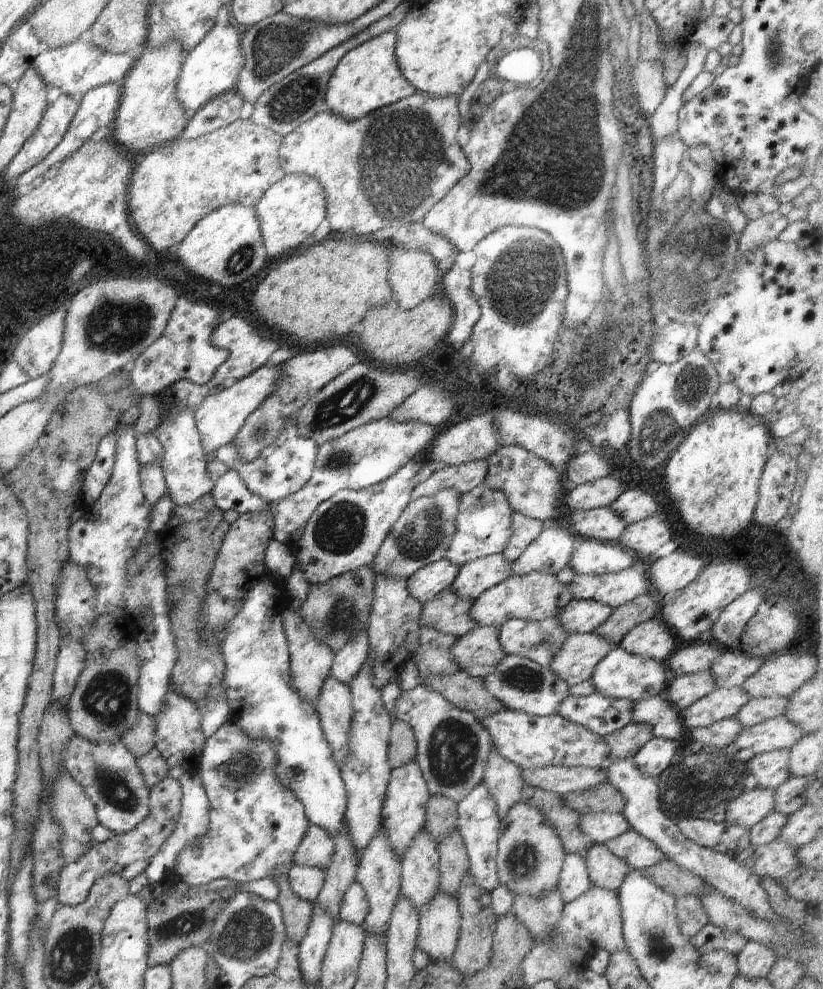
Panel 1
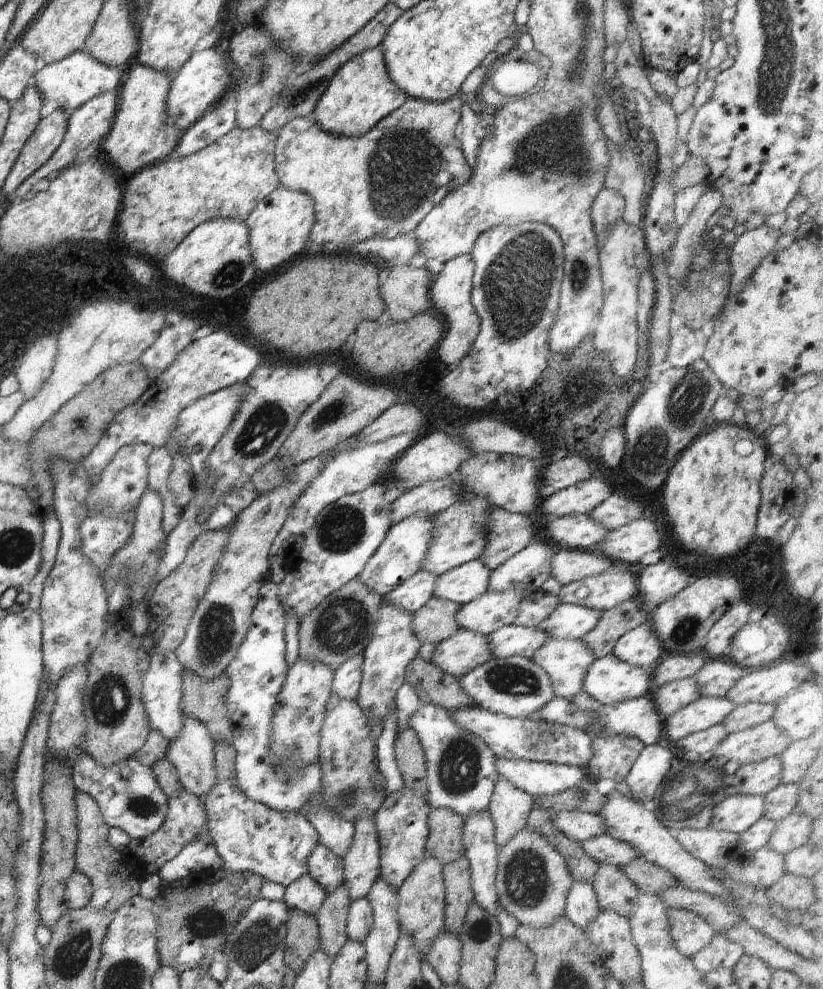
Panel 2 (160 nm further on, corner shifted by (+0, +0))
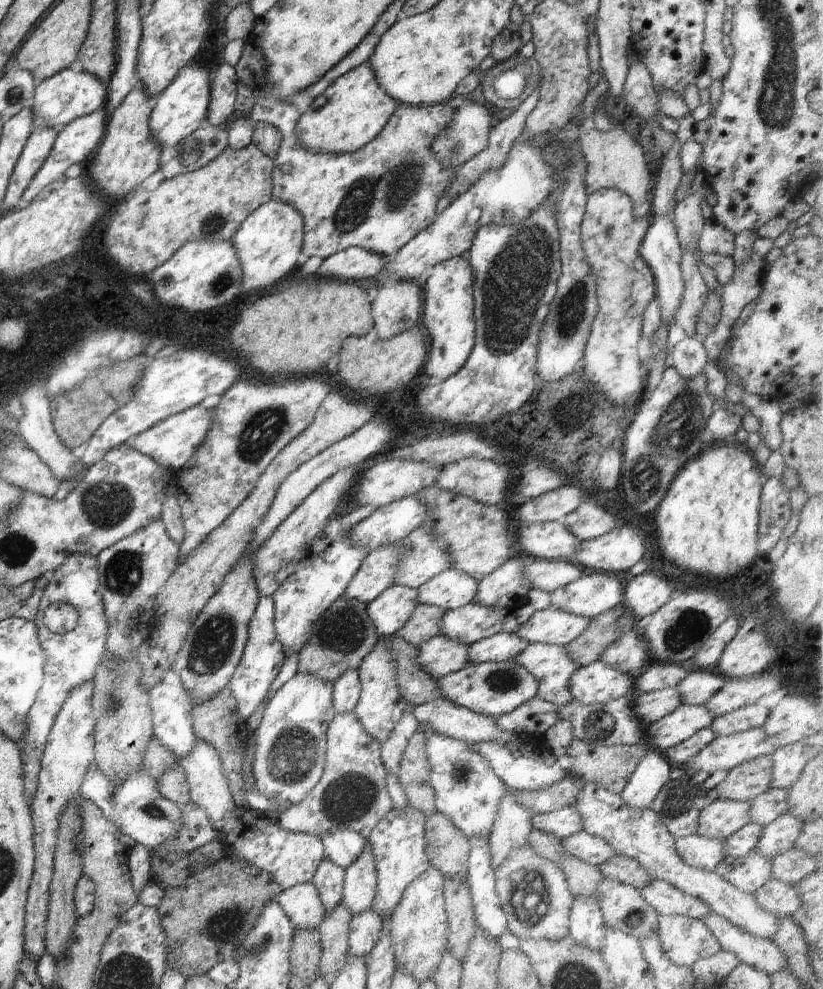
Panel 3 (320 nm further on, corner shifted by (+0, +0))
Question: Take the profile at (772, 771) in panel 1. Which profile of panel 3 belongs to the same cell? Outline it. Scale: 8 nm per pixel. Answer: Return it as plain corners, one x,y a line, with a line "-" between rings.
762,756
754,760
750,760
740,764
738,767
728,771
727,778
724,778
712,792
708,792
706,796
710,800
714,798
719,800
734,801
752,801
758,794
763,794
771,786
773,780
773,762
771,756

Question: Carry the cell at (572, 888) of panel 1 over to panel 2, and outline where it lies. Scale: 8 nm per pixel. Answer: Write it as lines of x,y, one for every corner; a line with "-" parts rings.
573,881
566,895
565,917
576,928
586,931
598,913
598,899
592,884

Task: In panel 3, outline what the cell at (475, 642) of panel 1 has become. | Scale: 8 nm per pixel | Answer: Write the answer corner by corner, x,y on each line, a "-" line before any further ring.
442,634
422,643
419,650
420,666
436,678
455,673
469,664
467,645

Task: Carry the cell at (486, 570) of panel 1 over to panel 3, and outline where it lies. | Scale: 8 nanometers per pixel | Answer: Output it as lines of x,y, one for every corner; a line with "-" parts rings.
446,569
429,578
417,588
418,602
436,605
445,611
453,611
472,603
478,590
478,581
465,572

